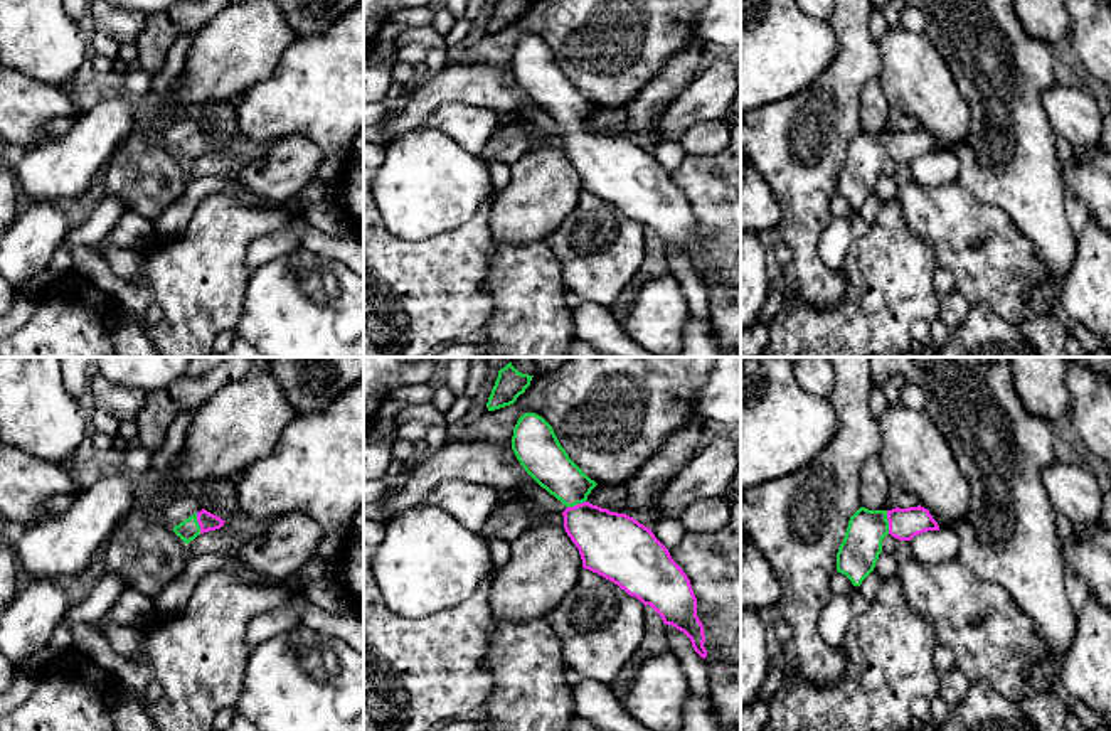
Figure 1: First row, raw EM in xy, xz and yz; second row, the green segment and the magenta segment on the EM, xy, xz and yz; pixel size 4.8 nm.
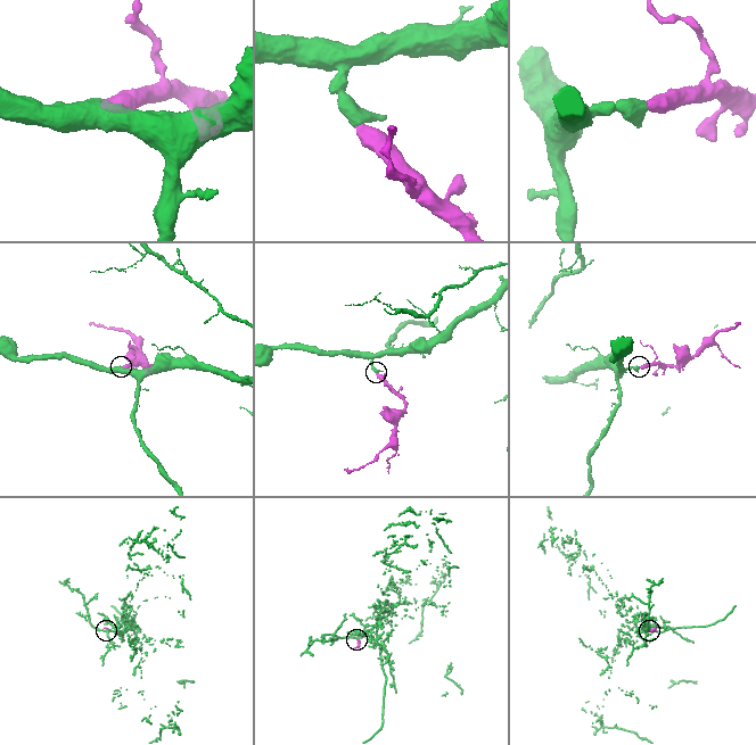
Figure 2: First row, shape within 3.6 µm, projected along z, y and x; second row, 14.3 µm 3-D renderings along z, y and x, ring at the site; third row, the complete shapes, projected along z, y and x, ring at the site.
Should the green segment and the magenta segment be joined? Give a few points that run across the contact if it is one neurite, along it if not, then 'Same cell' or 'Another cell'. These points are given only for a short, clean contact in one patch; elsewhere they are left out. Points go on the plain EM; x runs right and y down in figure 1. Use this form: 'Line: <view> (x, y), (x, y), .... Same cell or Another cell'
Line: yz (857, 177), (887, 145), (904, 147). Same cell

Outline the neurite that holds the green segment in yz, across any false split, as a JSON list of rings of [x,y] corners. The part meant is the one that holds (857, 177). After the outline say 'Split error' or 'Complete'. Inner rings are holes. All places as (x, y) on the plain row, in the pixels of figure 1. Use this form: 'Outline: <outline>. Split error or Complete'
Outline: [[[921,128],[892,133],[860,130],[850,140],[843,165],[838,170],[837,194],[845,197],[853,209],[860,209],[874,194],[887,157],[899,163],[911,163],[928,153],[939,153],[939,148]]]. Split error

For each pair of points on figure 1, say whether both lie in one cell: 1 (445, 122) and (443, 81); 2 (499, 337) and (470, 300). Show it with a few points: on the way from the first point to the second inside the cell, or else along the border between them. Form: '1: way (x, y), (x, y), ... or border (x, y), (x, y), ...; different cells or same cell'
1: border (483, 108), (443, 103), (423, 127); different cells
2: border (485, 280), (492, 314), (482, 327); different cells

